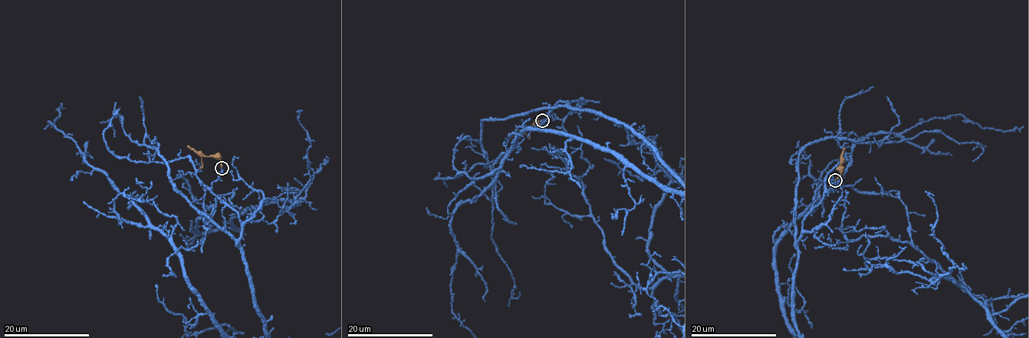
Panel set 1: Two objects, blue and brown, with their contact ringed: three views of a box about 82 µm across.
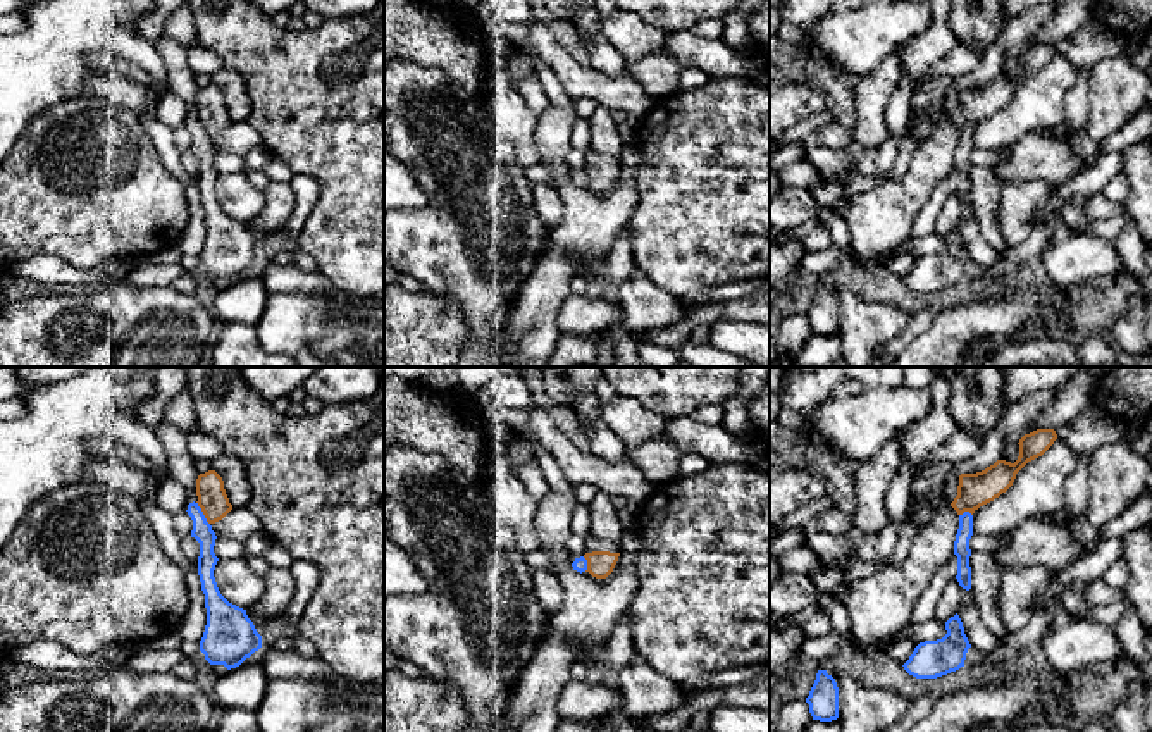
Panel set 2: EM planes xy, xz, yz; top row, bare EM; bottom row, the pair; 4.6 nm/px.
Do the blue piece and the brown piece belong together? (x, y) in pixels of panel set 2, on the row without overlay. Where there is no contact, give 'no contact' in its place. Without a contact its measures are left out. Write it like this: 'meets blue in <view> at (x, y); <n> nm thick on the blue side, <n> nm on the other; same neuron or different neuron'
meets blue in xy at (202, 128); 100 nm thick on the blue side, 140 nm on the other; different neuron

